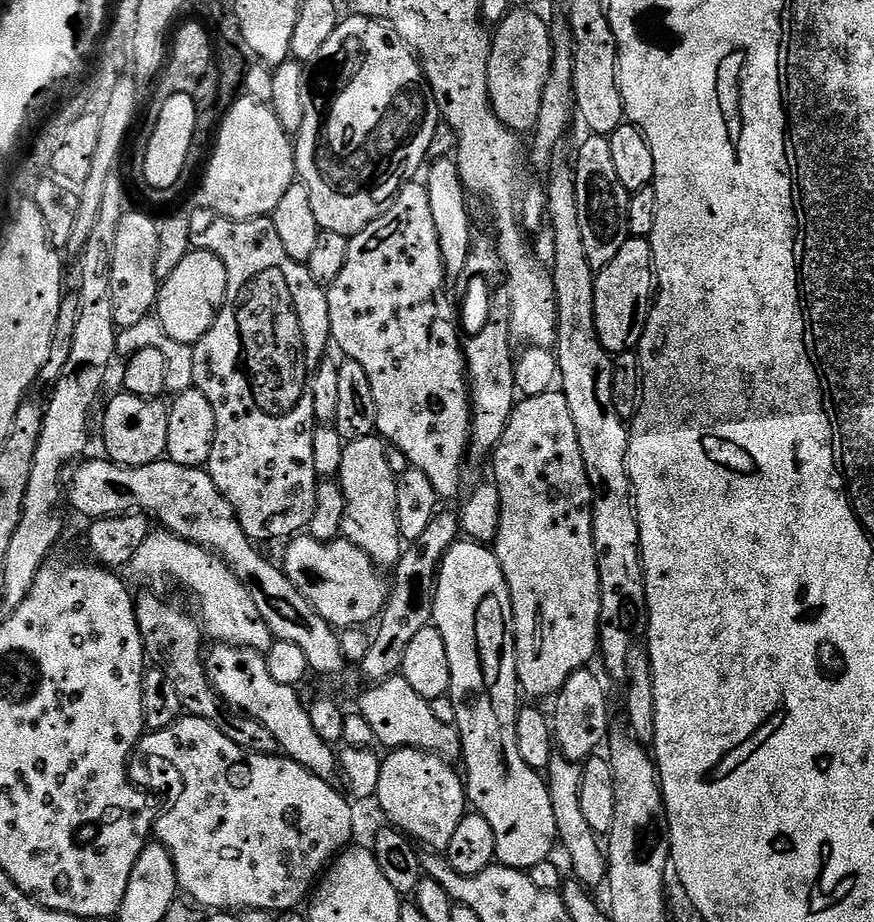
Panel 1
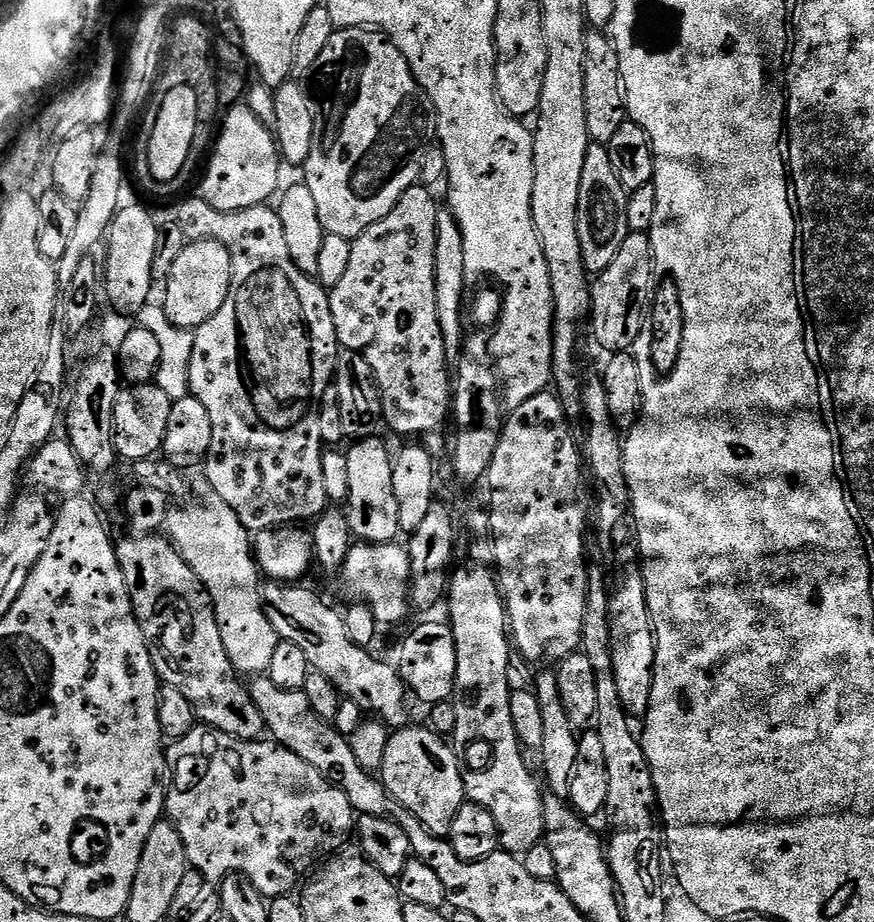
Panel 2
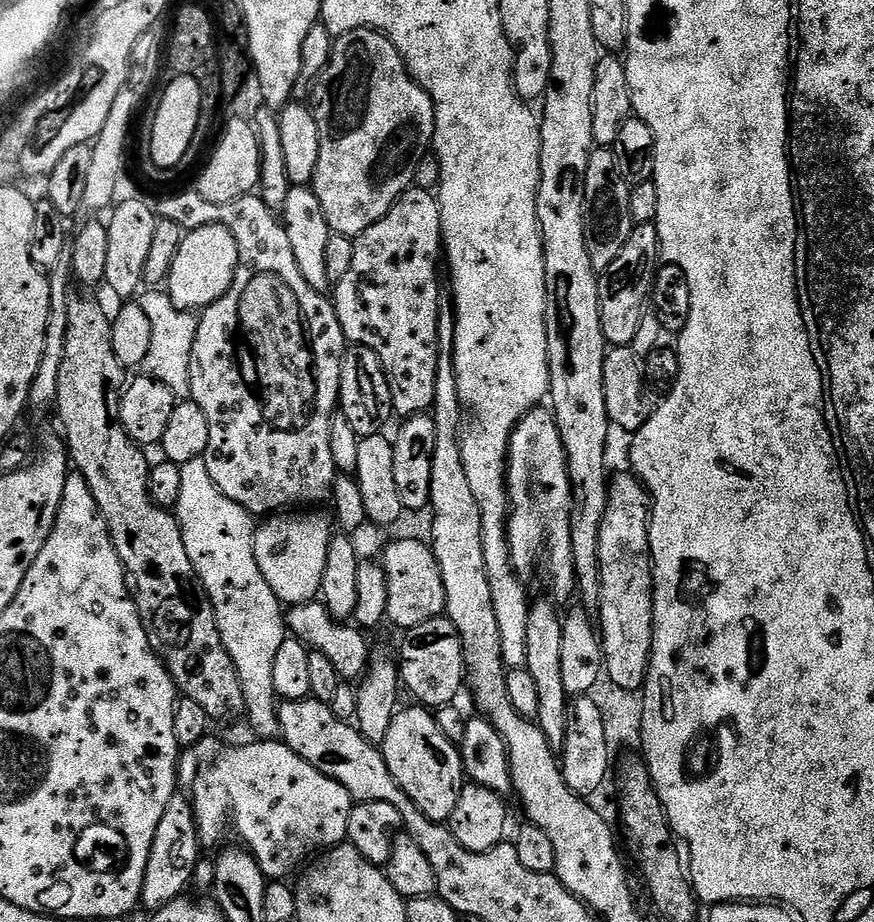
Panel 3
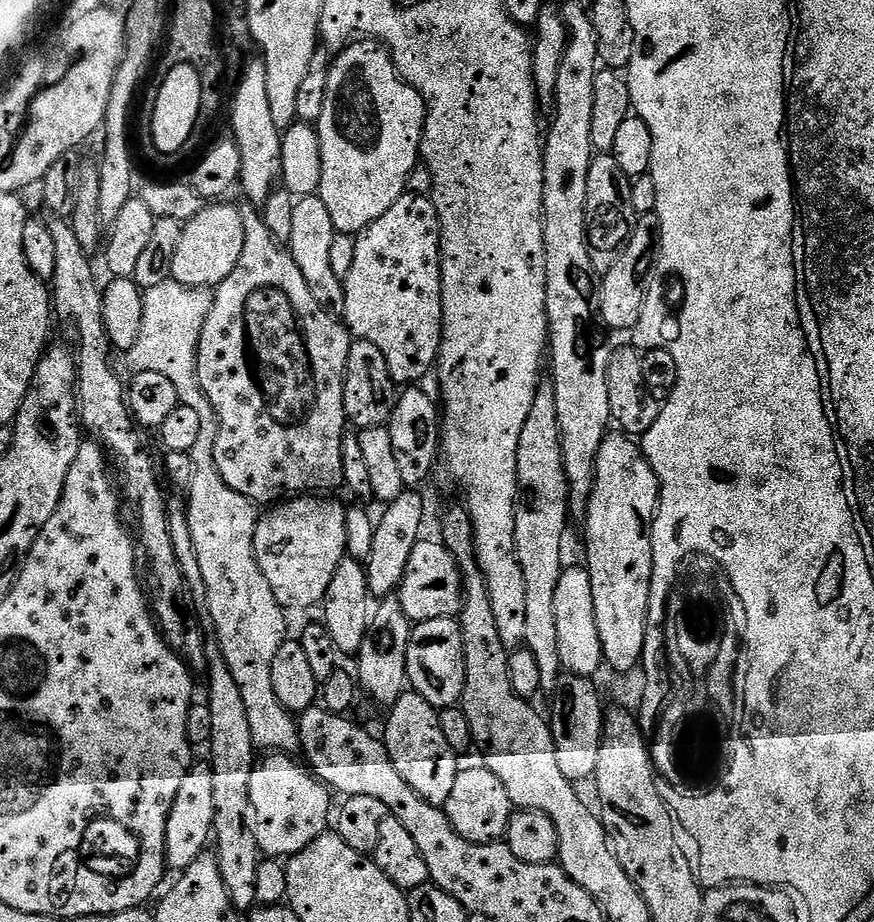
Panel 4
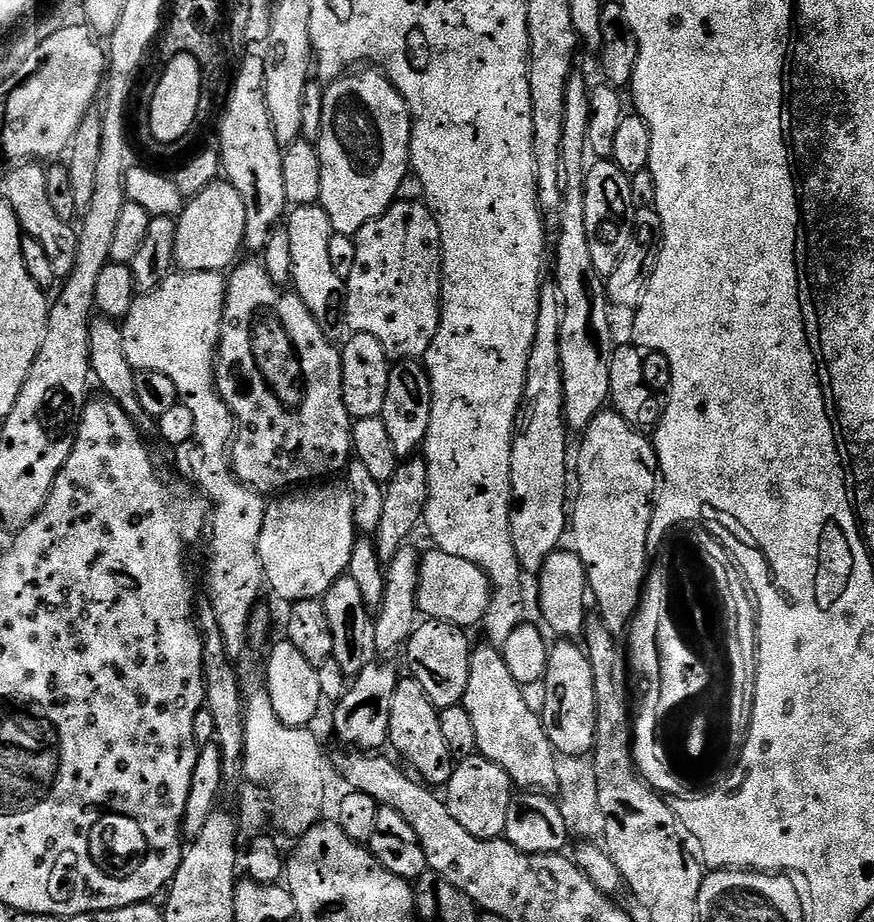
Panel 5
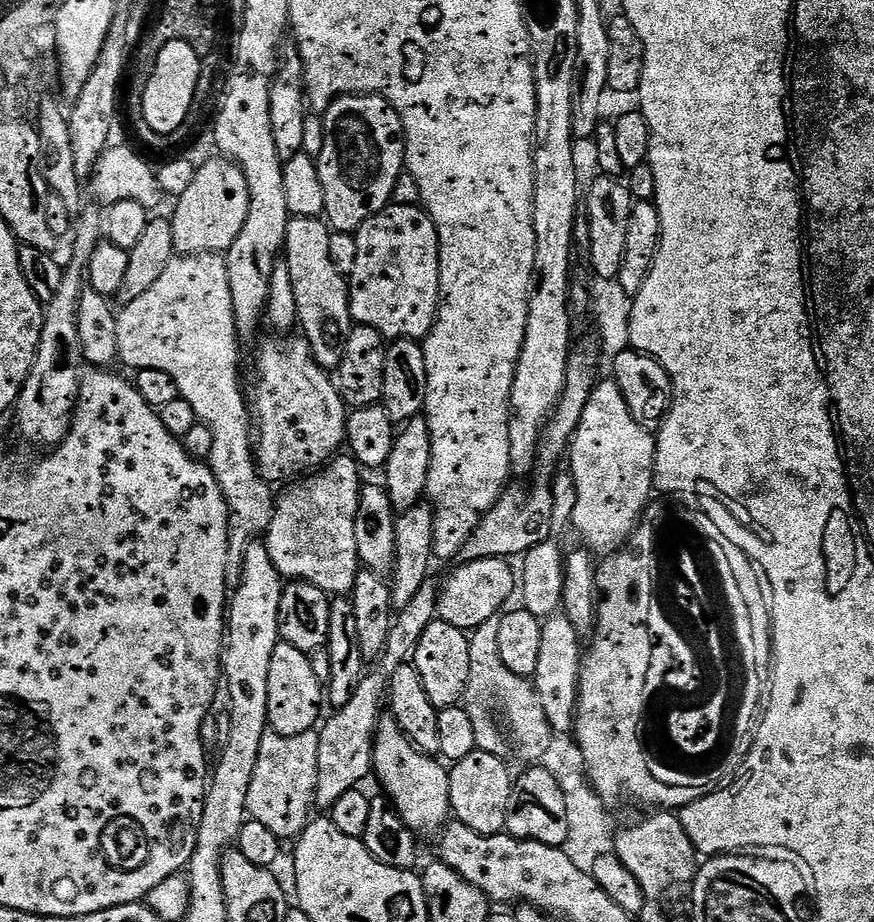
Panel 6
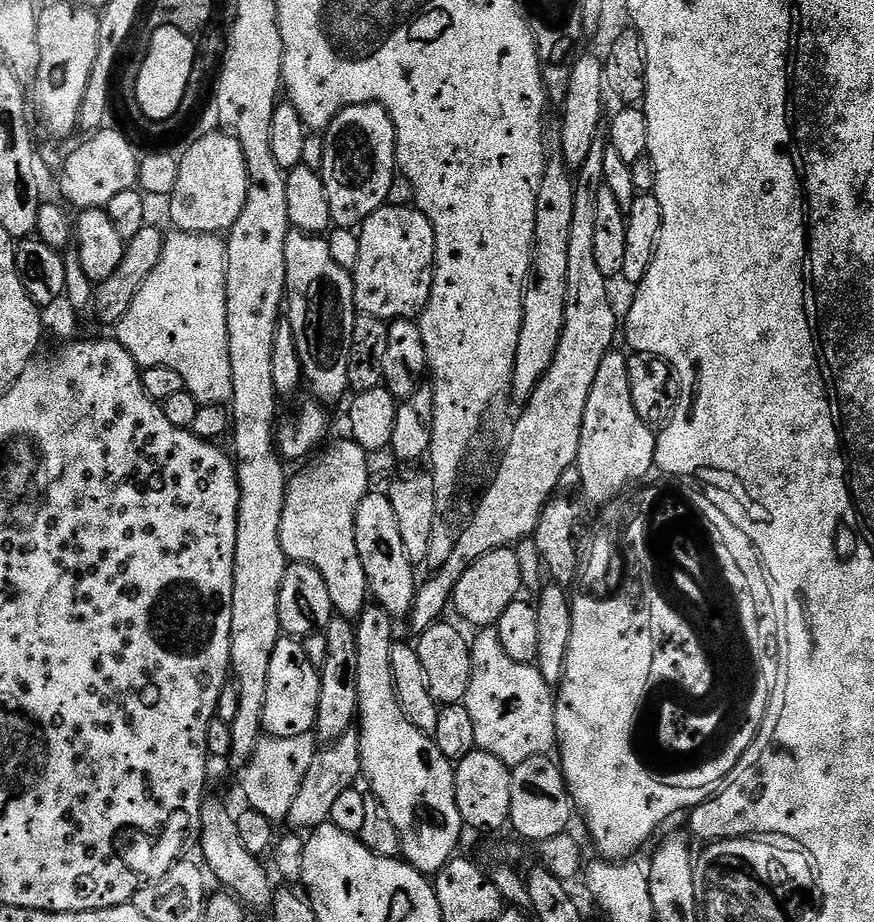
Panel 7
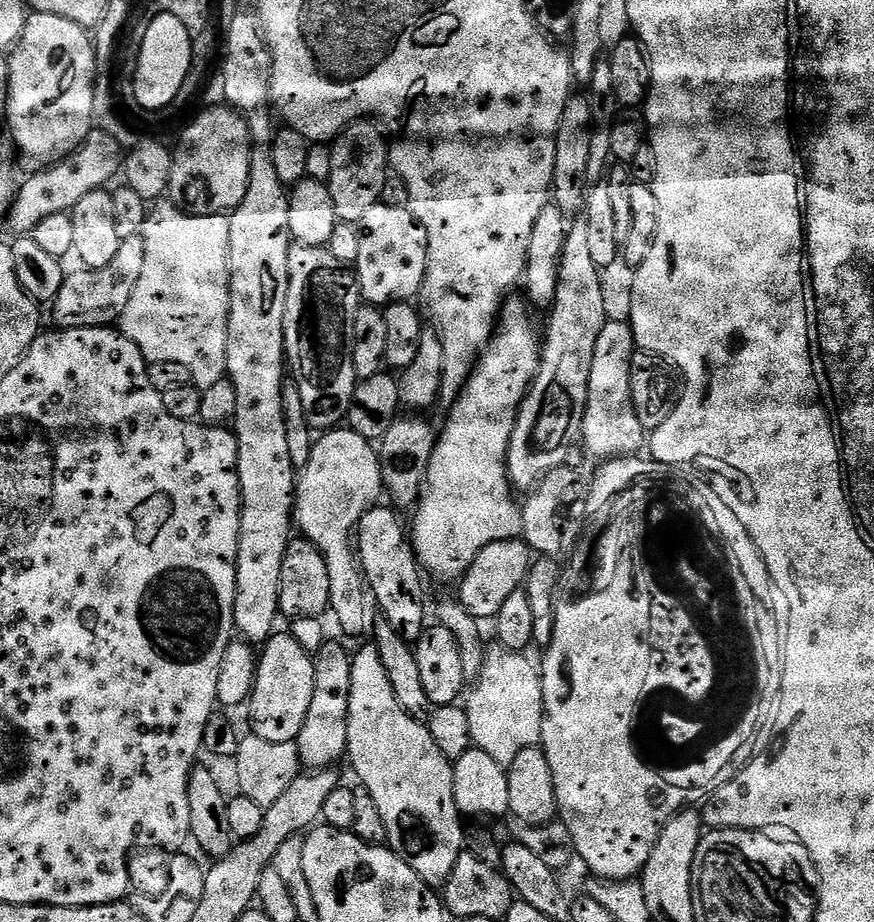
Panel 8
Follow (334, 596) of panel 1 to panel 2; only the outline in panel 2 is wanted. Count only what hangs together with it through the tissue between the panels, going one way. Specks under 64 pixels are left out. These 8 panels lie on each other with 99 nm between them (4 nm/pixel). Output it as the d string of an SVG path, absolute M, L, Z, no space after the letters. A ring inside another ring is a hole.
M356 542L353 543L352 549L350 550L350 554L346 554L346 558L344 559L342 567L339 569L338 575L340 575L340 580L344 583L344 588L349 592L351 599L353 601L363 601L365 604L368 604L369 607L372 608L374 614L376 615L376 619L379 621L381 625L386 626L386 624L400 624L404 619L408 616L408 600L410 604L410 597L414 592L414 585L412 582L412 558L408 555L408 549L405 547L403 543L400 542L389 542L387 544L370 544L367 542Z

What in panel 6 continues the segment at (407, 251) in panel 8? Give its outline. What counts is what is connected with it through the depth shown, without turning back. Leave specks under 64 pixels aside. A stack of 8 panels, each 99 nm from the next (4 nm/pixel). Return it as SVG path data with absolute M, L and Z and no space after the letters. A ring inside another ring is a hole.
M389 202L378 214L374 214L366 222L362 222L362 226L354 235L358 242L358 254L354 257L354 270L351 276L347 277L348 305L350 306L350 314L353 321L356 324L365 324L374 330L378 330L378 334L382 334L385 341L388 342L394 340L418 340L423 342L430 334L440 309L440 243L438 242L438 230L434 226L434 222L429 218L423 207L398 206Z

